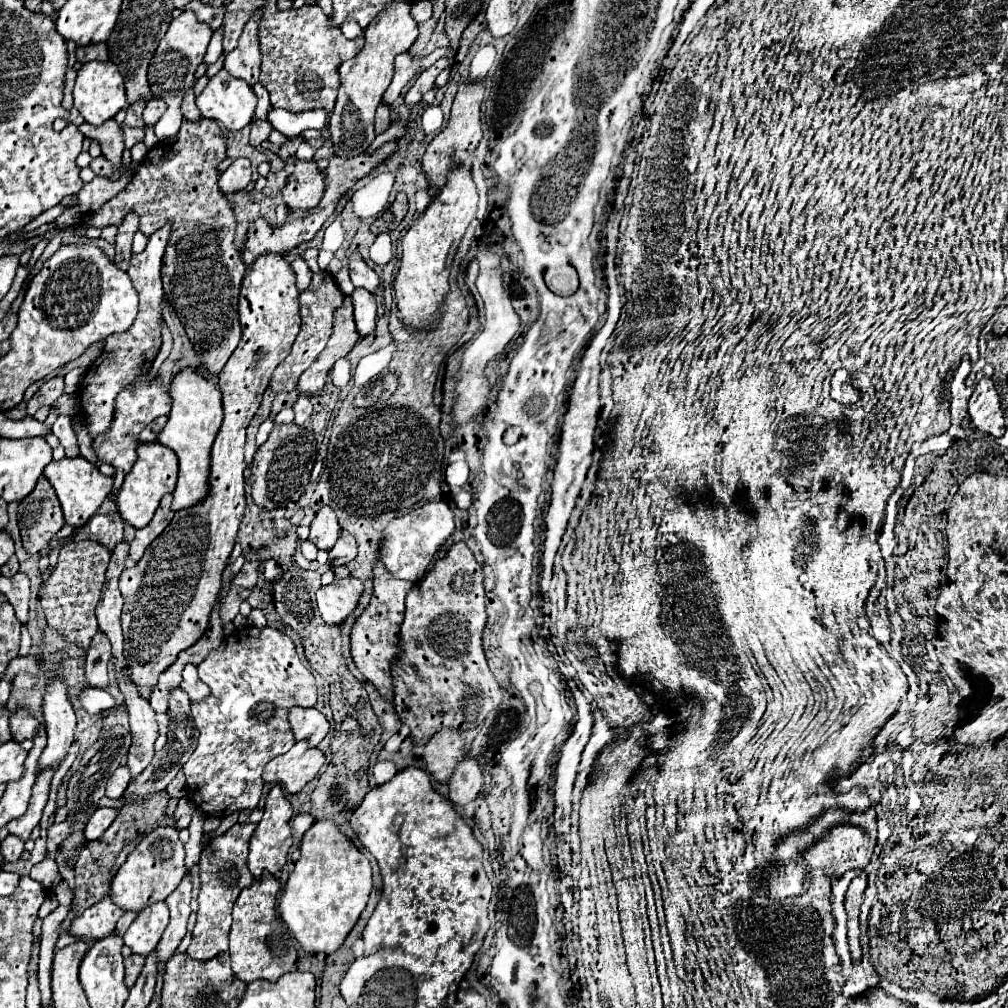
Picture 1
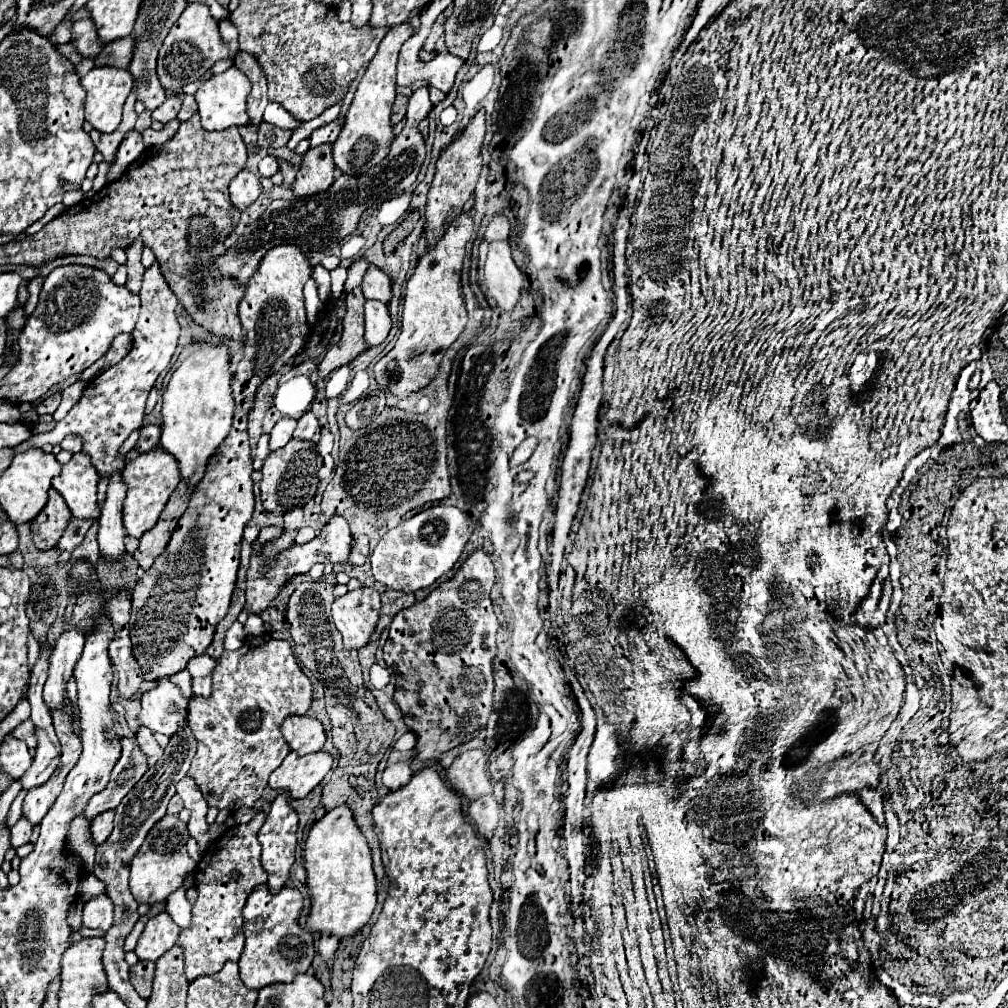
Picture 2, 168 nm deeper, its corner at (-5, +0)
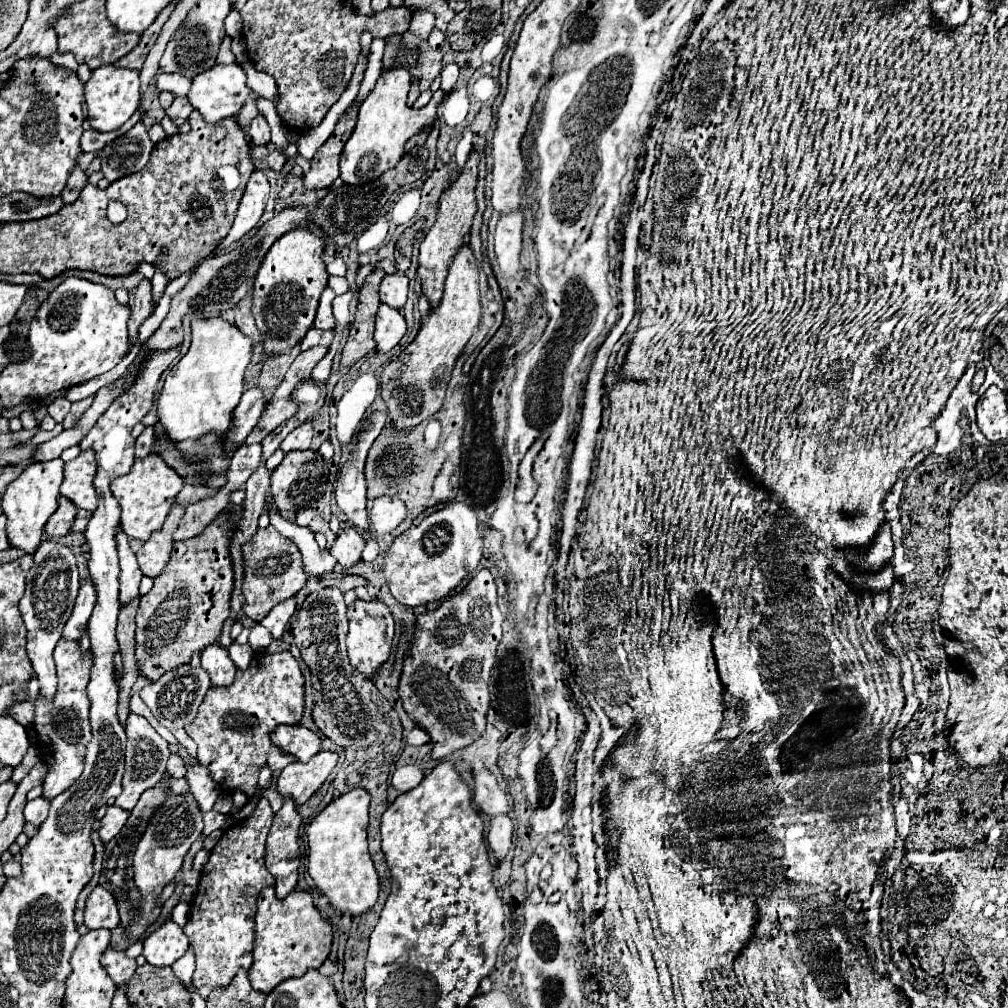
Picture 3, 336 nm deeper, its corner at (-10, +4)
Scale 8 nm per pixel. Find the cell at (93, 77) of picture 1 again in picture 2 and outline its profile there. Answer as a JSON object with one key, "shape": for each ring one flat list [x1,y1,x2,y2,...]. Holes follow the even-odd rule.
{"shape":[[94,67,82,77,86,89,86,121,102,133,112,133,122,121,122,107,132,89,128,69]]}

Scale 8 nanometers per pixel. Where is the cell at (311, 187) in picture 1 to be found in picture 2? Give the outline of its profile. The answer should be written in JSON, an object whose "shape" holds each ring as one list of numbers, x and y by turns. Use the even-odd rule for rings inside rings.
{"shape":[[332,143,312,147,302,161,302,167,296,175,292,191,296,197,316,195,326,191,334,181,334,163,332,163]]}

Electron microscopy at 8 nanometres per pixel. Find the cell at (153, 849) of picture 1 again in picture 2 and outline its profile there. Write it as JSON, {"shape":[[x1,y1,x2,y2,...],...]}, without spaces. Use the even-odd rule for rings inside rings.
{"shape":[[164,815,146,835,144,843,140,845,138,853,134,855,130,863,130,891,138,899,138,903,154,905,158,901,168,899,170,893,176,891,176,887,182,885,186,873,194,871,196,863,190,859,186,851,186,841,190,833,186,823,178,819,178,815]]}

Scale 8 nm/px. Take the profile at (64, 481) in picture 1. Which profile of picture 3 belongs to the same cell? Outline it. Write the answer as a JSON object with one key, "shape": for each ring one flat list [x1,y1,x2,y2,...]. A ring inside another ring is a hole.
{"shape":[[91,449,81,451,79,457,65,463,65,479,61,483,61,495,71,499,79,509,95,511,99,497,91,483,95,479,95,453]]}

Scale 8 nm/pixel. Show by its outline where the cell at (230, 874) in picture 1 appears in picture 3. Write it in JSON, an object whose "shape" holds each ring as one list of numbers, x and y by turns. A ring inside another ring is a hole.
{"shape":[[261,799,249,819,235,823,223,833,201,871,197,895,191,901,191,917,183,931,195,953,193,985,203,999,207,999,211,989,225,987,241,967,251,967,257,911,255,901,263,887,275,883,273,875,265,867,265,837,271,821,273,811,269,801]]}

